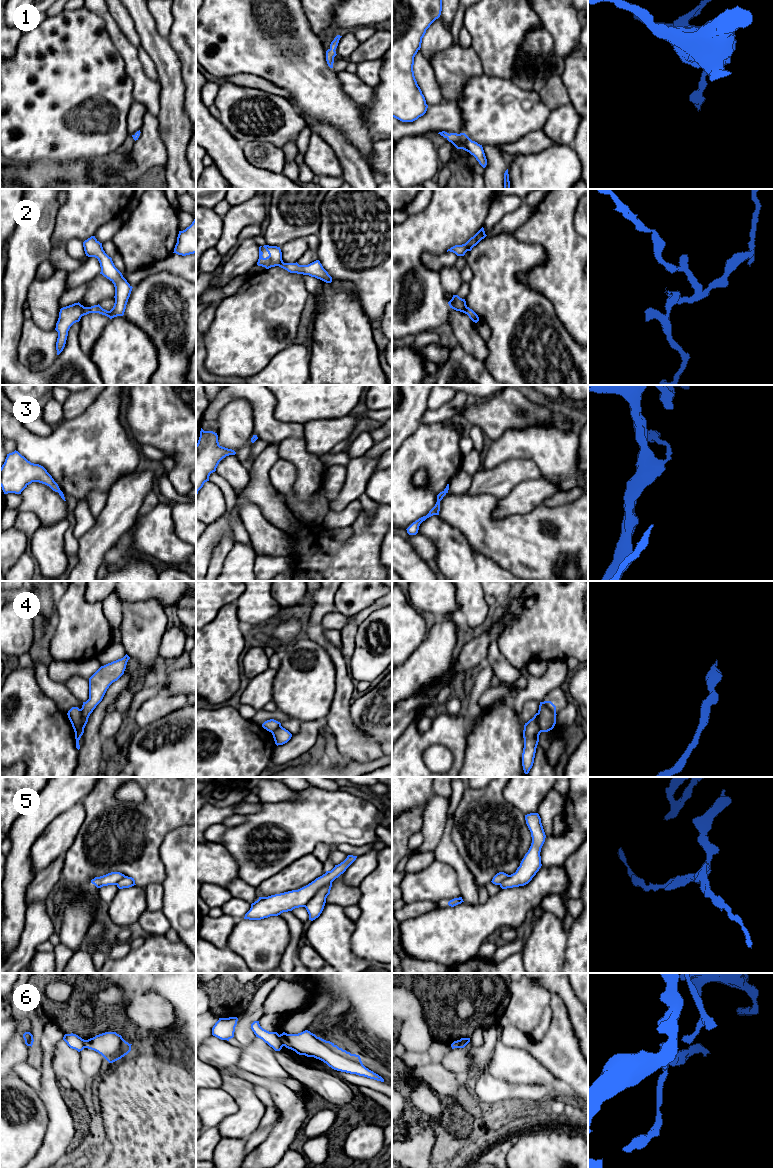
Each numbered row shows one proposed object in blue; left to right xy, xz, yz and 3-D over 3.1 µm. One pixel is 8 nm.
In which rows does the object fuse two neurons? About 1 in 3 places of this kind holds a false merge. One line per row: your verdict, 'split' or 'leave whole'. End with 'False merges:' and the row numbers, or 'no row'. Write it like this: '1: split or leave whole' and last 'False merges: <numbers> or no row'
1: leave whole
2: split
3: leave whole
4: split
5: split
6: split
False merges: 2, 4, 5, 6

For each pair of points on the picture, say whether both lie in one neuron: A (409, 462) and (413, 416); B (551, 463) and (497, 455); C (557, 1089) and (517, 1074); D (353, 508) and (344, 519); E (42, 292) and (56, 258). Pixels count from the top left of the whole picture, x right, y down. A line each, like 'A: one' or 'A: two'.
A: two
B: one
C: one
D: one
E: two

